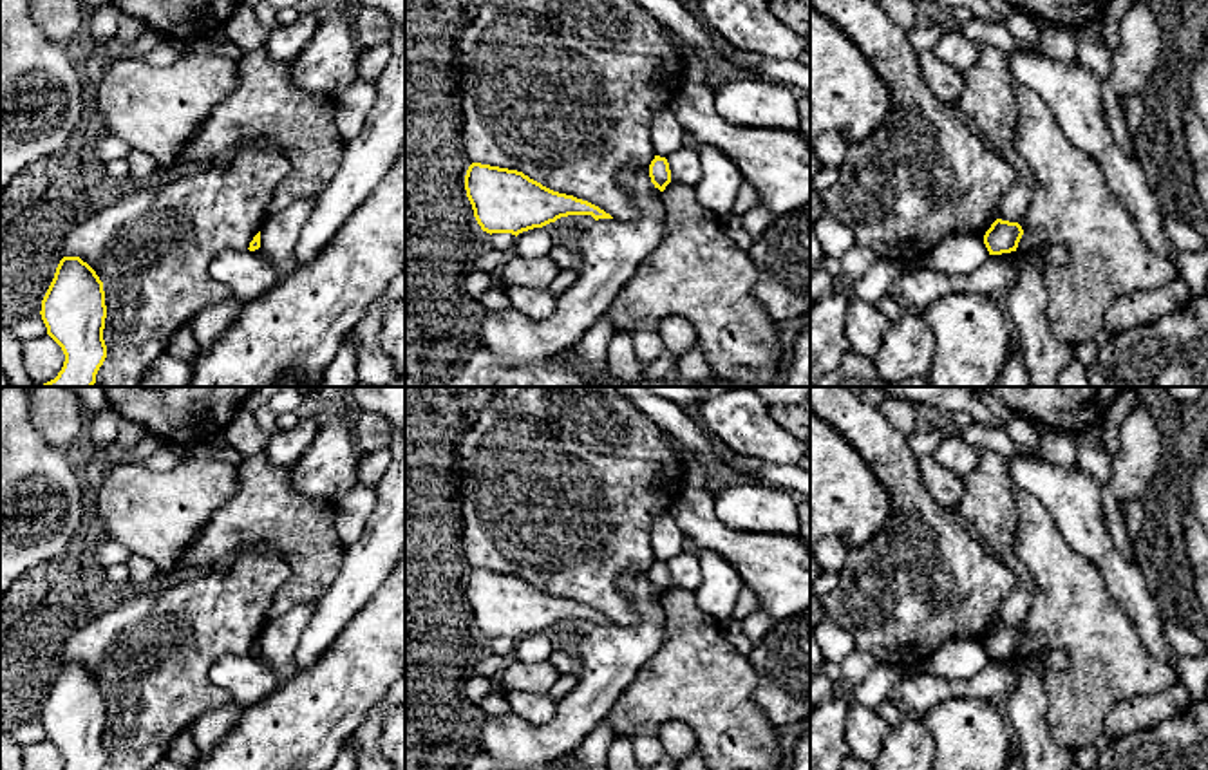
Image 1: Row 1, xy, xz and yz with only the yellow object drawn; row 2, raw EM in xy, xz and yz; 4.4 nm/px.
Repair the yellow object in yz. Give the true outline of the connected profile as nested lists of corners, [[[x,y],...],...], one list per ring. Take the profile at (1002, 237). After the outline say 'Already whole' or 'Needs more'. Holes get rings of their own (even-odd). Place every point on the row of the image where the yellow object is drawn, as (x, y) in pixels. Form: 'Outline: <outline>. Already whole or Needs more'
Outline: [[[996,219],[984,235],[989,255],[1016,251],[1024,230],[1018,222]]]. Already whole

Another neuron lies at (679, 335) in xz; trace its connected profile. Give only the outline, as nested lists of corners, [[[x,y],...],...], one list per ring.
[[[680,316],[665,318],[658,327],[658,334],[664,340],[665,349],[669,349],[676,358],[700,345],[696,329],[689,320]]]

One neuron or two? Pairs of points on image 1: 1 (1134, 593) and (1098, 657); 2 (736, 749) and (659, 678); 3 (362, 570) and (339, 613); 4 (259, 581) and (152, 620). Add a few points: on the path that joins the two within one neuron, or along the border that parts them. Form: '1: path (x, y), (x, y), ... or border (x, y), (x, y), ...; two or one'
1: border (1102, 573), (1109, 593), (1132, 619), (1145, 647); two
2: path (717, 729), (679, 691); one
3: path (358, 581), (340, 602); one
4: path (232, 604), (225, 611), (198, 620), (179, 620); one

